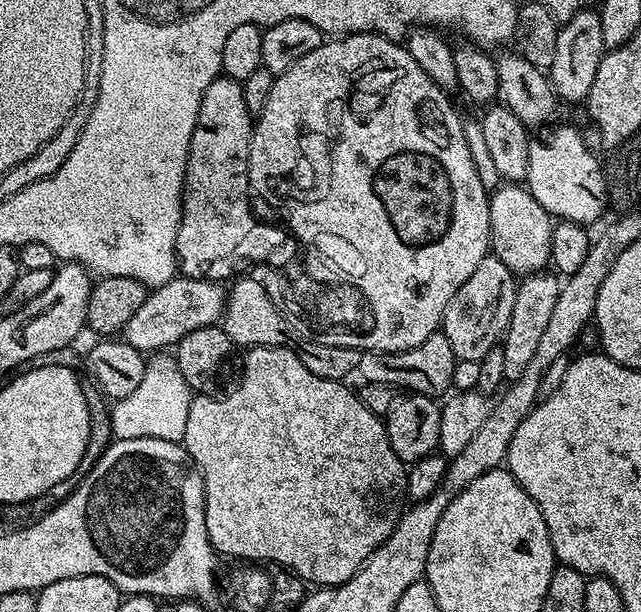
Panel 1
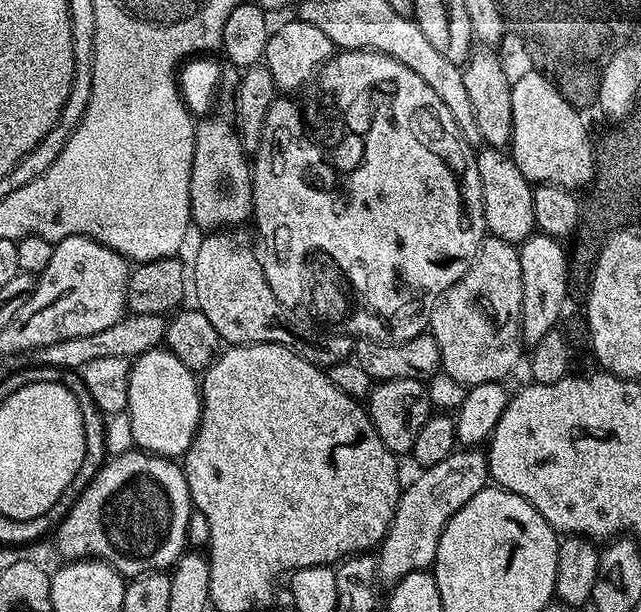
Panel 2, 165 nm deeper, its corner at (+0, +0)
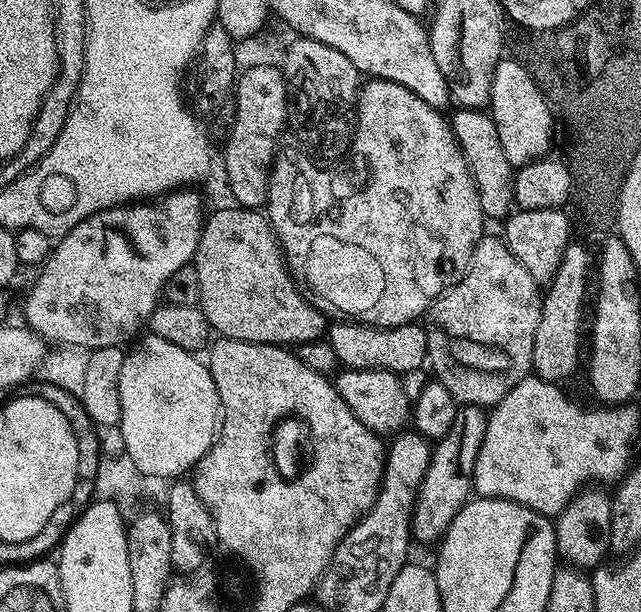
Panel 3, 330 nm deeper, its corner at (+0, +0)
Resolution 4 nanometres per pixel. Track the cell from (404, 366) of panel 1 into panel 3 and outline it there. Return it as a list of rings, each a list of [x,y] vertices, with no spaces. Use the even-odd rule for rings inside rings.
[[[336,322],[333,328],[331,325],[327,329],[326,339],[330,346],[334,346],[334,354],[338,354],[345,369],[386,370],[403,374],[425,367],[428,359],[426,327],[420,322],[399,324],[397,328],[377,328],[363,322]]]

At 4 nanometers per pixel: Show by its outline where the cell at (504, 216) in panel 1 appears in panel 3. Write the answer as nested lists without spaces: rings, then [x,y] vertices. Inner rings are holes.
[[[465,108],[457,113],[456,117],[451,117],[450,127],[461,146],[472,176],[476,179],[476,189],[482,210],[489,221],[503,222],[514,211],[512,194],[514,169],[510,158],[506,158],[506,150],[502,150],[502,141],[498,139],[498,126],[492,121],[491,115],[484,110]]]

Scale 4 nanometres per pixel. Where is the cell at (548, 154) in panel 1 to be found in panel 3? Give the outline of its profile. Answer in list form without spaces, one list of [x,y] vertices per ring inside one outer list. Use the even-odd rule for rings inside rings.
[[[501,59],[496,73],[492,75],[490,115],[498,126],[498,139],[502,141],[502,150],[506,150],[506,158],[510,158],[513,169],[518,169],[523,164],[531,164],[544,153],[544,148],[548,148],[548,126],[552,123],[551,107],[541,94],[539,86],[532,81],[532,76],[516,60]]]

